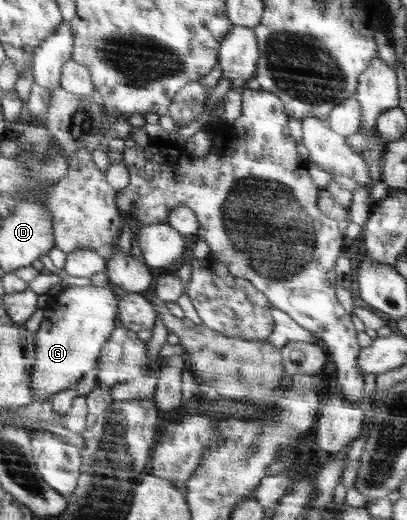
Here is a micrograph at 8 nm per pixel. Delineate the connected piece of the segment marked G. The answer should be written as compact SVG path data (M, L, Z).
M110 285L106 287L89 286L69 286L49 296L48 303L40 310L44 313L40 327L36 333L37 359L34 361L34 370L31 371L31 388L33 389L33 399L31 403L46 401L60 390L73 388L83 374L89 372L101 358L102 348L113 334L115 324L115 314L118 312L118 299L115 291Z

